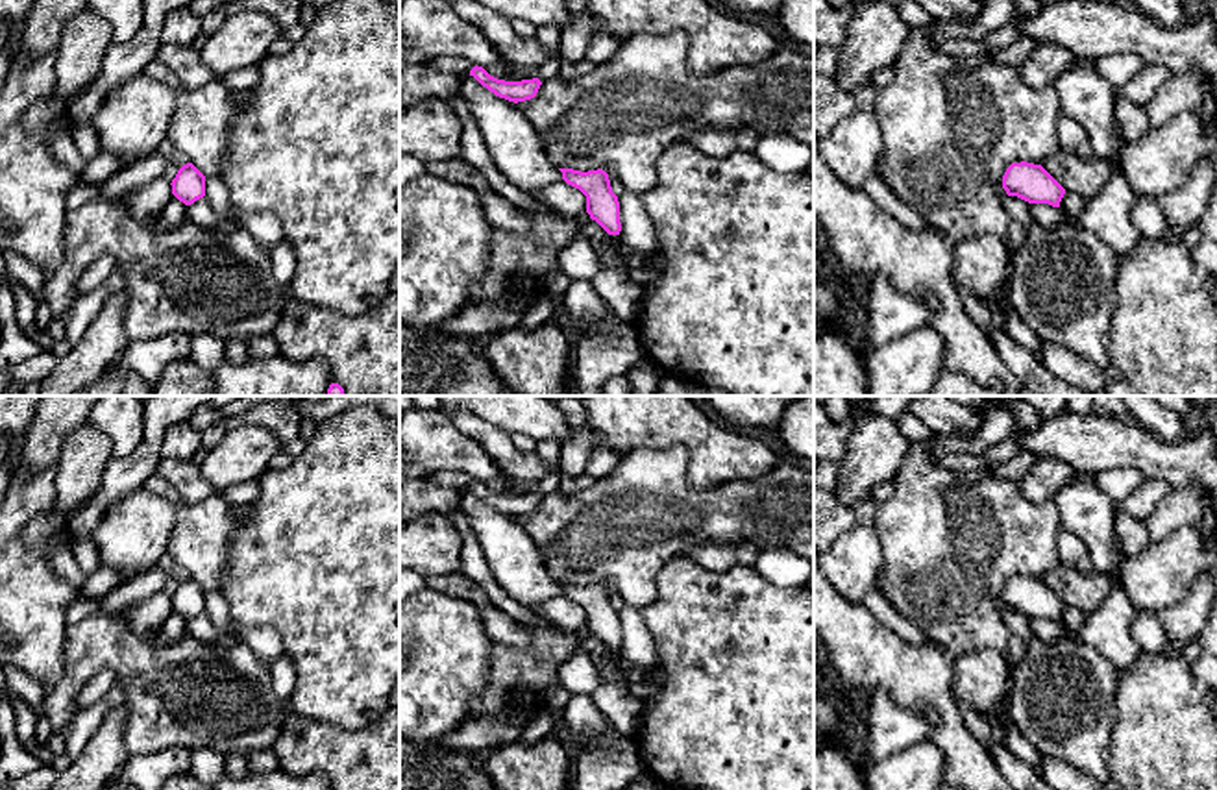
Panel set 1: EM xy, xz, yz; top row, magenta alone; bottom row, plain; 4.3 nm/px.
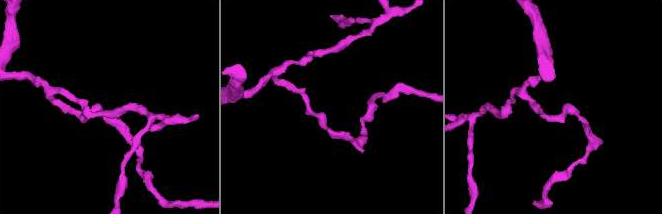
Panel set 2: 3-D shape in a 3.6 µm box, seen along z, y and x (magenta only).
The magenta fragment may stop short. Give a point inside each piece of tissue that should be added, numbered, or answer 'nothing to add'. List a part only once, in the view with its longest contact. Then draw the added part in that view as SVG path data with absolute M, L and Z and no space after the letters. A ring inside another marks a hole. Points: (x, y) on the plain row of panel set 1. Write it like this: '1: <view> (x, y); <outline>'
nothing to add

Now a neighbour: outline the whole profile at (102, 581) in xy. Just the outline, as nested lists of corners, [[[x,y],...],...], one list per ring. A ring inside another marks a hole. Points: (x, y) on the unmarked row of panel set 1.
[[[100,566],[96,572],[85,577],[85,583],[81,588],[78,588],[80,598],[102,598],[120,585],[124,585],[124,577],[107,566]]]

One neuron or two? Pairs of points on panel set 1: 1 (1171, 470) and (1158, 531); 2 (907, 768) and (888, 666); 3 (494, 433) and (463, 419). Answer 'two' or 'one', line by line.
1: two
2: two
3: one

